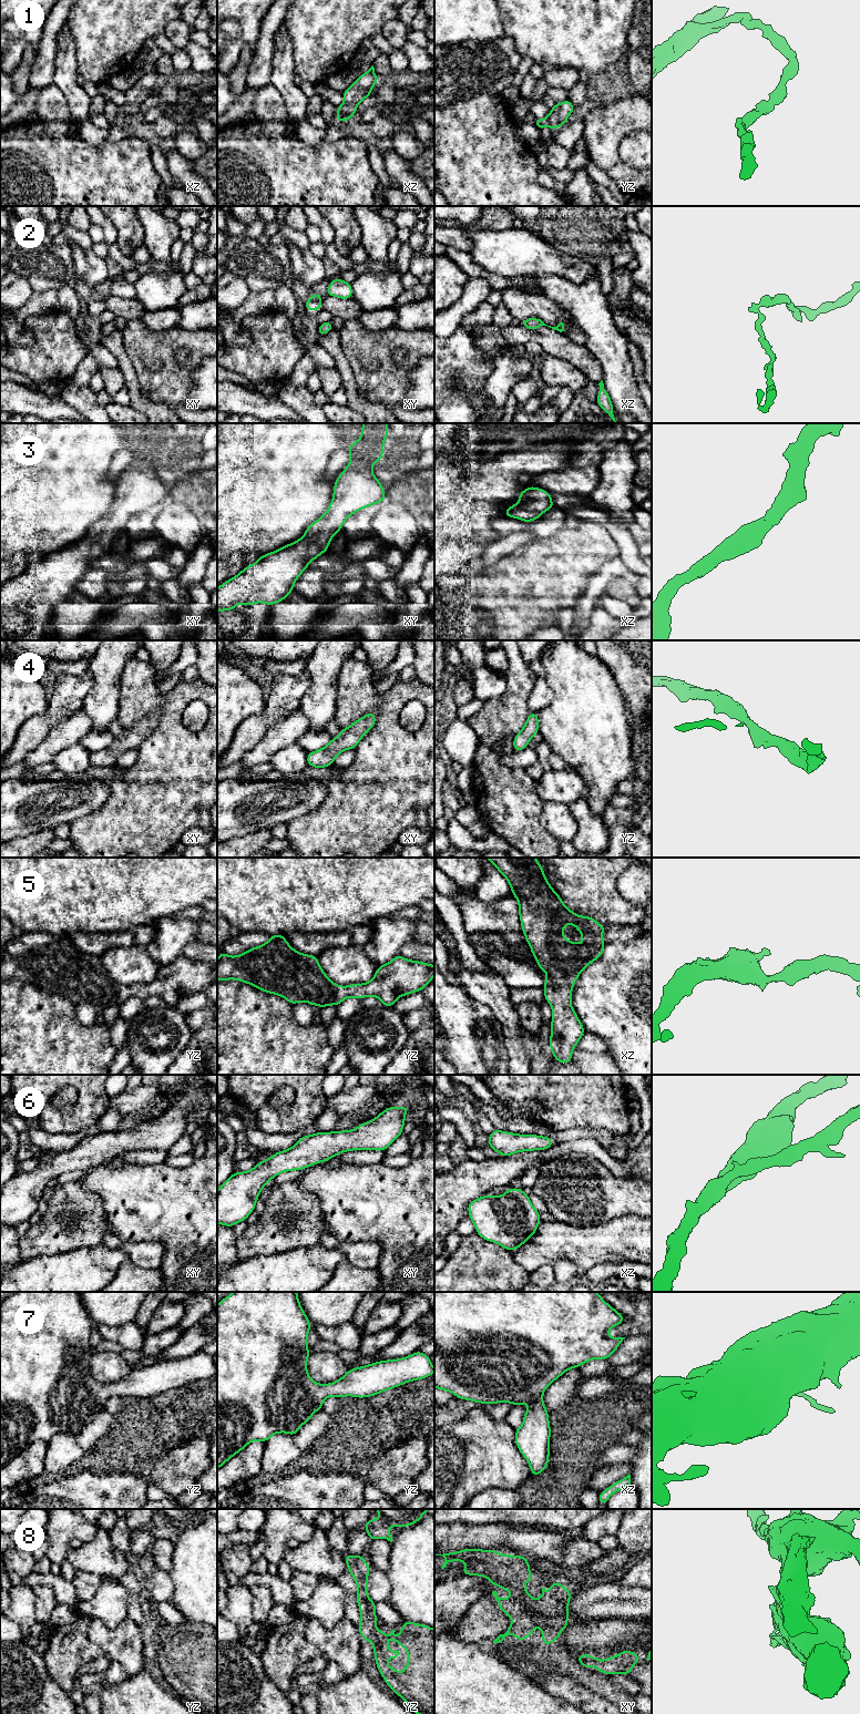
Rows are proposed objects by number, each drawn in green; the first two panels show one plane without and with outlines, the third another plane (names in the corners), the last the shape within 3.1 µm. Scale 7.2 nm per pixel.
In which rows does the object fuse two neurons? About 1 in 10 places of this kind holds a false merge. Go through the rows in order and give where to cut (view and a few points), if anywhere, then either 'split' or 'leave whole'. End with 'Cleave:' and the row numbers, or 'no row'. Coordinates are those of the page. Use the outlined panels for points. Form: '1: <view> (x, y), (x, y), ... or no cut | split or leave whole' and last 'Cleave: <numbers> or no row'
1: no cut | leave whole
2: xy (310, 299), (319, 301) | split
3: no cut | leave whole
4: no cut | leave whole
5: no cut | leave whole
6: no cut | leave whole
7: no cut | leave whole
8: no cut | leave whole
Cleave: 2

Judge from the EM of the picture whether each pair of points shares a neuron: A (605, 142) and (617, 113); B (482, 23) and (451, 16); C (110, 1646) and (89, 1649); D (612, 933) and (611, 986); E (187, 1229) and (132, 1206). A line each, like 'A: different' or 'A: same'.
A: same
B: same
C: different
D: different
E: same

